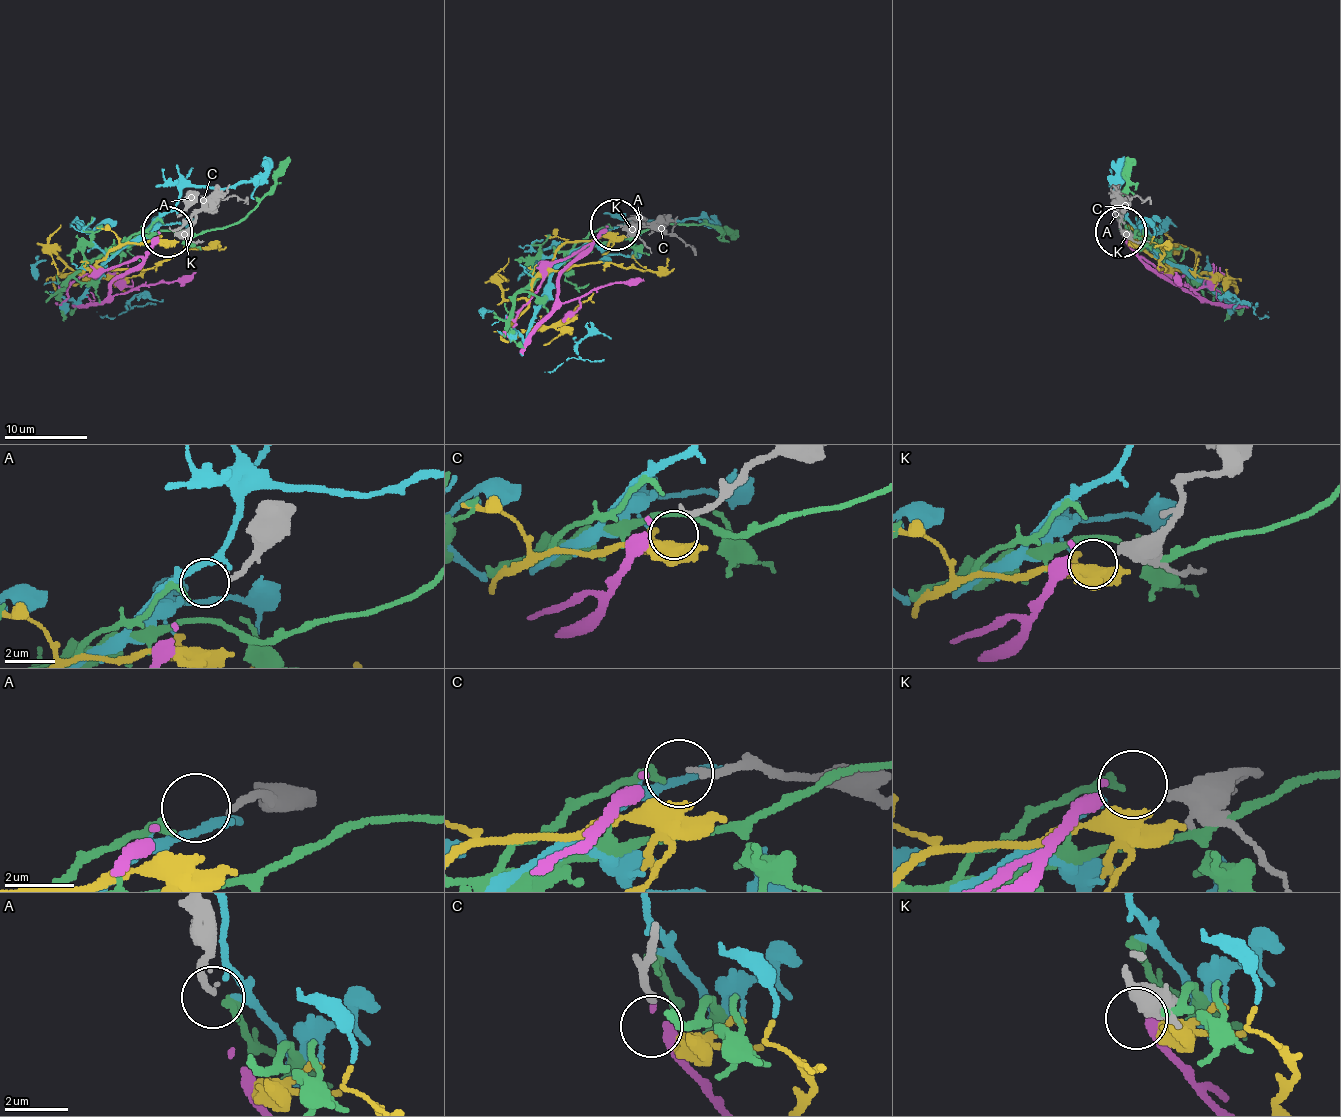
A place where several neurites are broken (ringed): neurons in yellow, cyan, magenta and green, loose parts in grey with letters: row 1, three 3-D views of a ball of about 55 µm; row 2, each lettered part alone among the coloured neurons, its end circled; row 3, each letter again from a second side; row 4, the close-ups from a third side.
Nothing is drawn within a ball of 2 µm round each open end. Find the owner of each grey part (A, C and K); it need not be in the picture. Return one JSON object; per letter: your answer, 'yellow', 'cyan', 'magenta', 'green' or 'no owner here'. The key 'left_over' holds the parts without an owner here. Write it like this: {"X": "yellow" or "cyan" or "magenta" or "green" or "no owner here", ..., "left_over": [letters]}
{"A": "green", "C": "yellow", "K": "magenta", "left_over": []}

